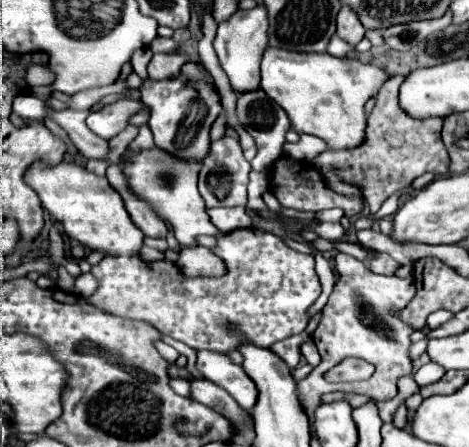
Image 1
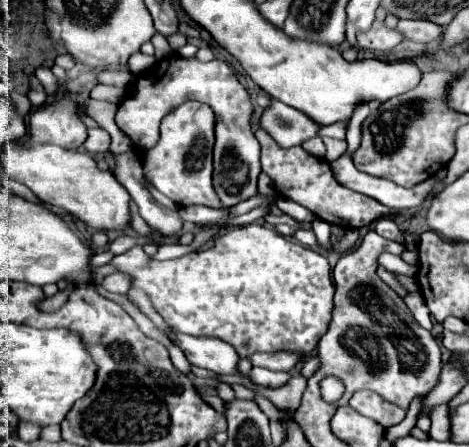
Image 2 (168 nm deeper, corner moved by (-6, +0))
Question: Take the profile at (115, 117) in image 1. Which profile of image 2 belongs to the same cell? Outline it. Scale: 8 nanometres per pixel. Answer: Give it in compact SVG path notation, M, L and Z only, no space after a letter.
M92 127L92 129L88 129L88 139L86 139L84 147L90 153L106 153L110 147L110 135L104 133L100 127Z

